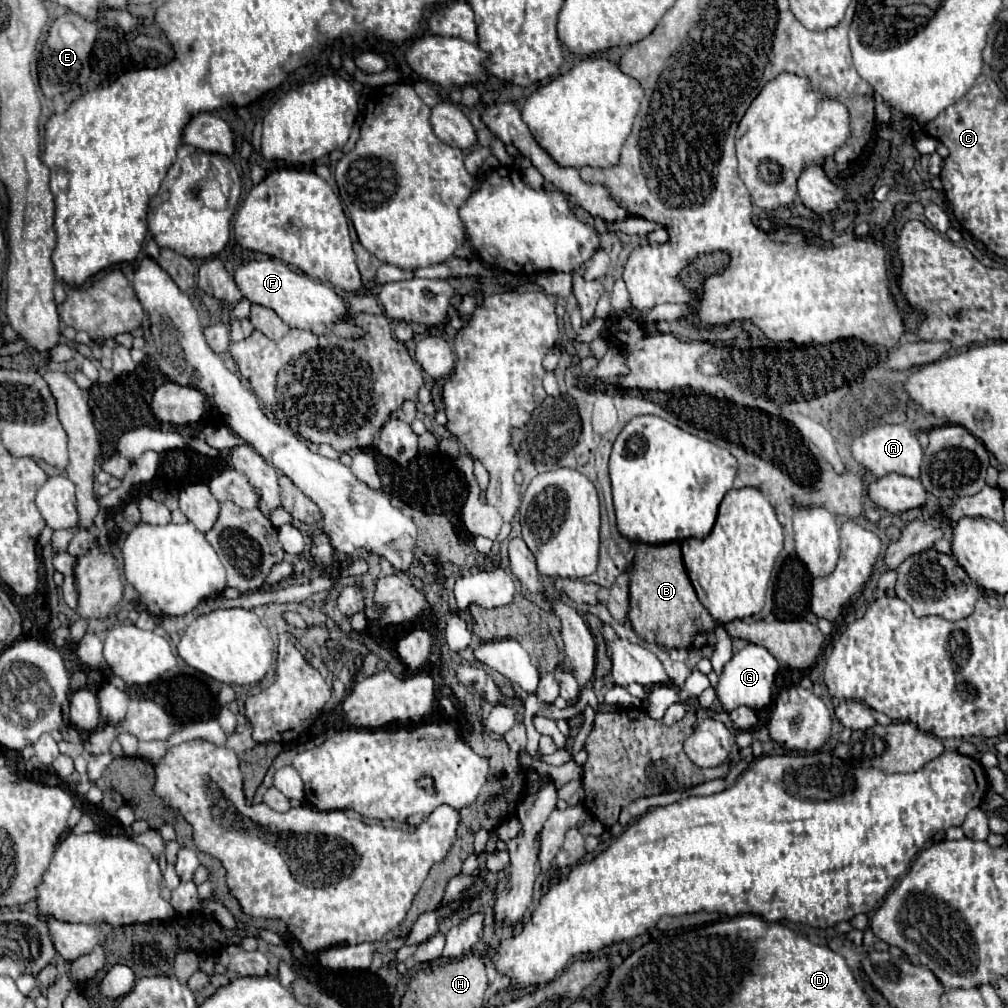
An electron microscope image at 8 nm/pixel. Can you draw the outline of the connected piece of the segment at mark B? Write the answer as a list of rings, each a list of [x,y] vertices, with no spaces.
[[[634,543],[634,549],[636,557],[632,565],[628,619],[640,639],[666,649],[686,649],[692,645],[698,631],[714,631],[718,625],[722,625],[698,601],[696,591],[684,569],[678,543]]]

